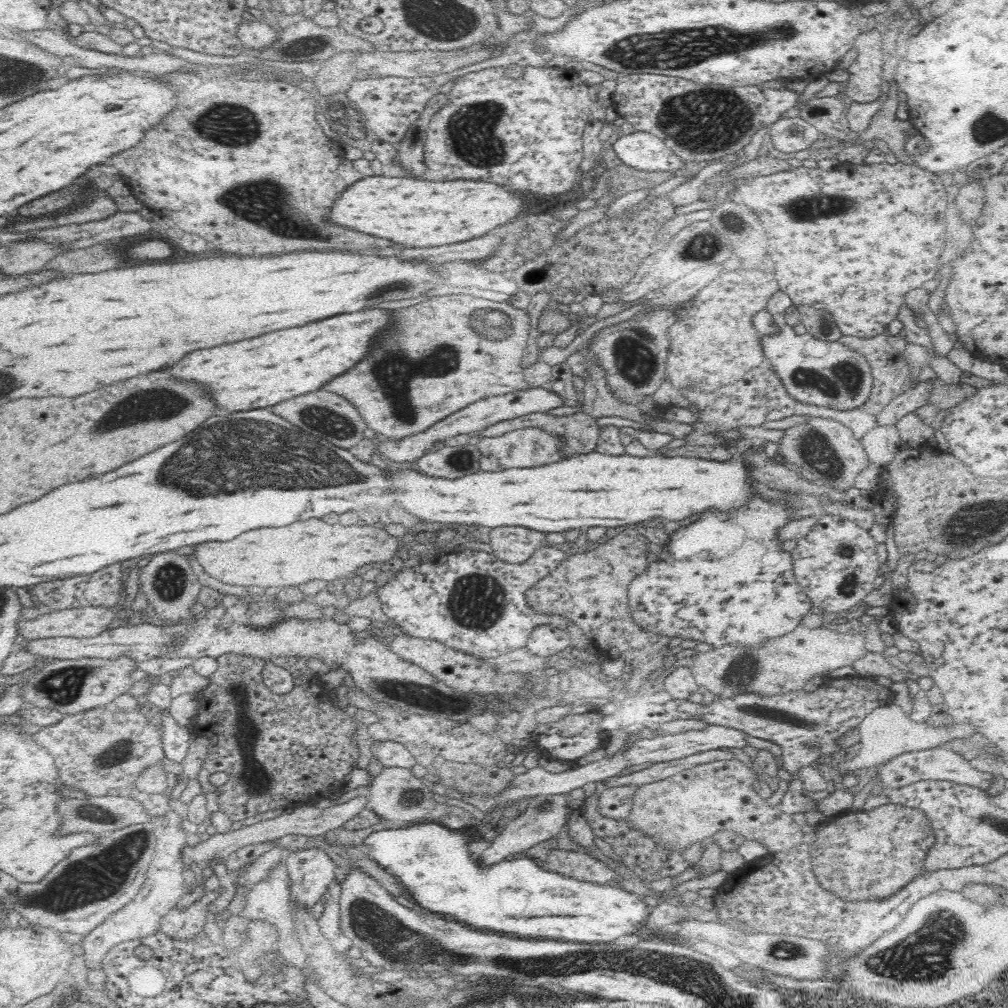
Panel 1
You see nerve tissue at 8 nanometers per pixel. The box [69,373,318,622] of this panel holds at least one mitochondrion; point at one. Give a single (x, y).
(153, 403)

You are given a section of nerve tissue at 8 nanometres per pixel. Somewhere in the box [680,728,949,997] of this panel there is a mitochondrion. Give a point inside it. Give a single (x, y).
(798, 953)

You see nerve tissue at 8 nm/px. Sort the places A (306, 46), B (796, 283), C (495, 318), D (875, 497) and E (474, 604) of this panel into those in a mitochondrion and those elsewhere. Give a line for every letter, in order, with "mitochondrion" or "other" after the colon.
A: other
B: other
C: mitochondrion
D: other
E: mitochondrion

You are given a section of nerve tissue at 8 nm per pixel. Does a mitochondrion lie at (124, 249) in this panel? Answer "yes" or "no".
no

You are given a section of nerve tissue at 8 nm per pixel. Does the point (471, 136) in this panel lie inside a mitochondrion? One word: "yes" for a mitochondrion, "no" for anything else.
yes

